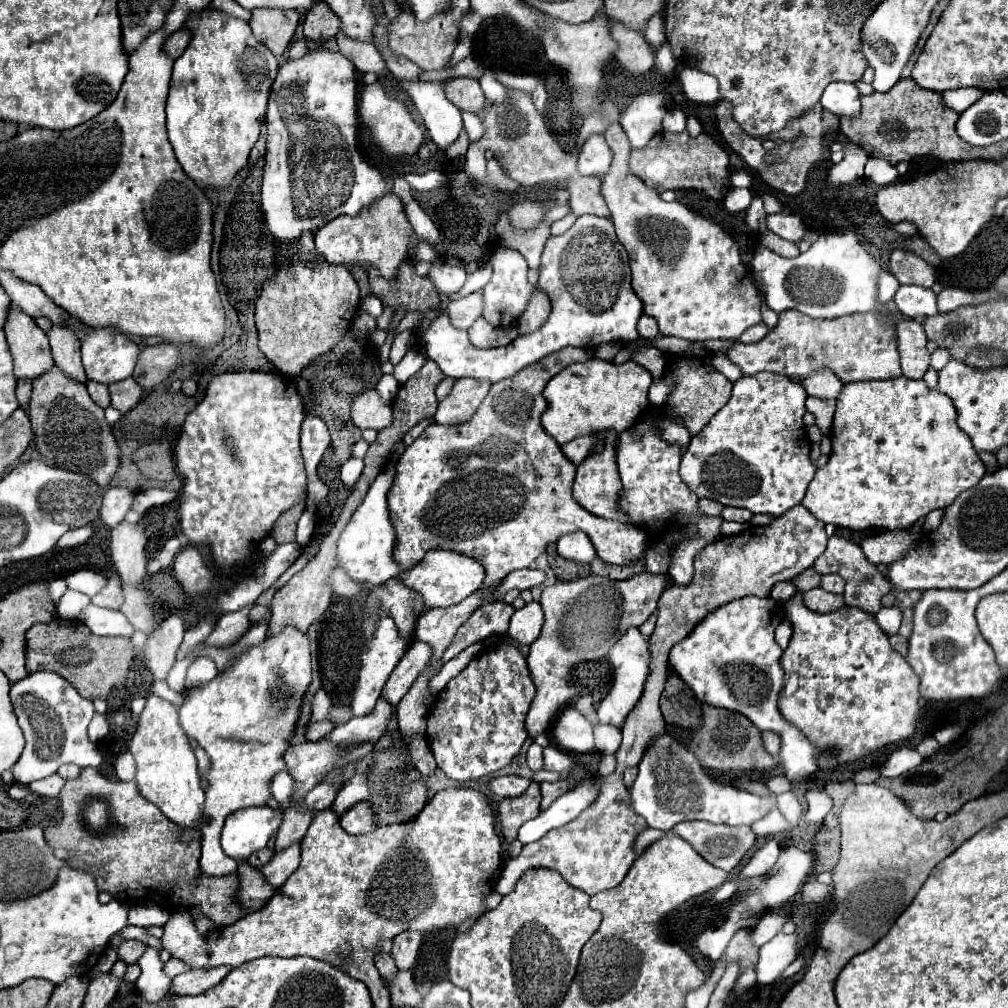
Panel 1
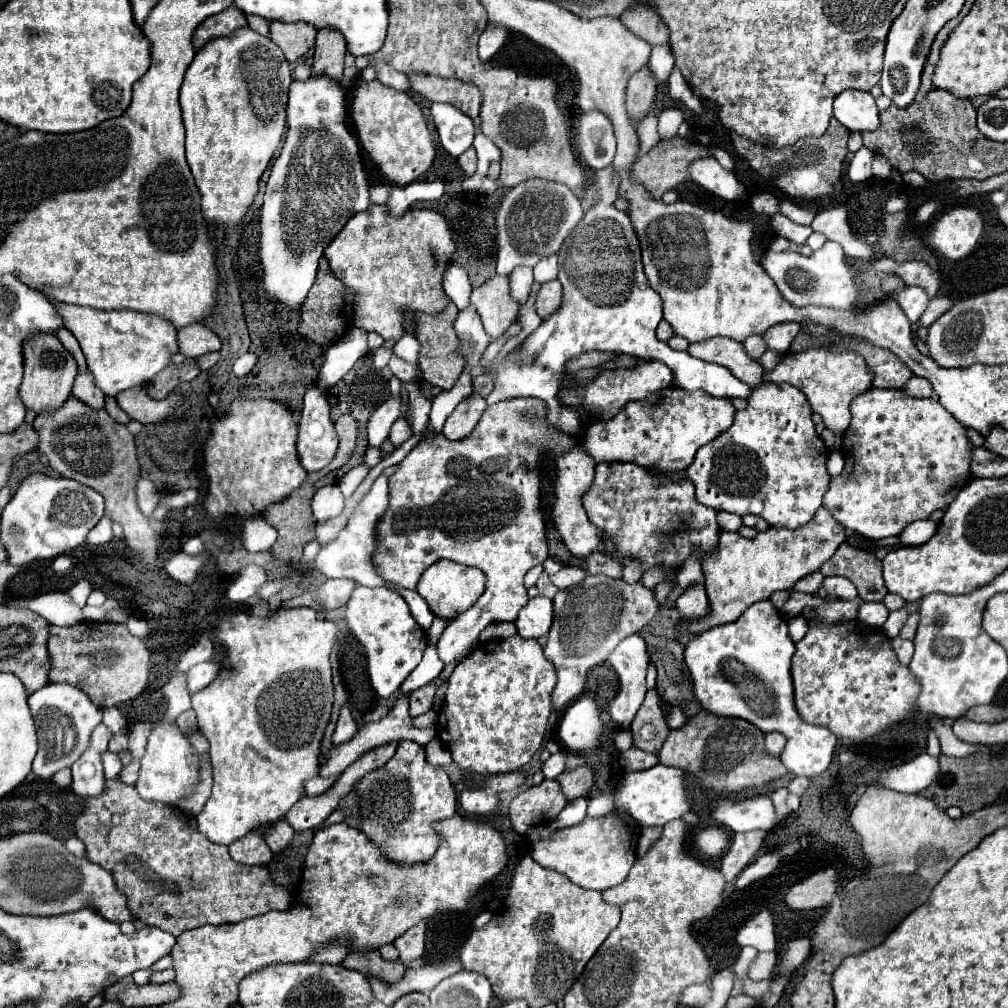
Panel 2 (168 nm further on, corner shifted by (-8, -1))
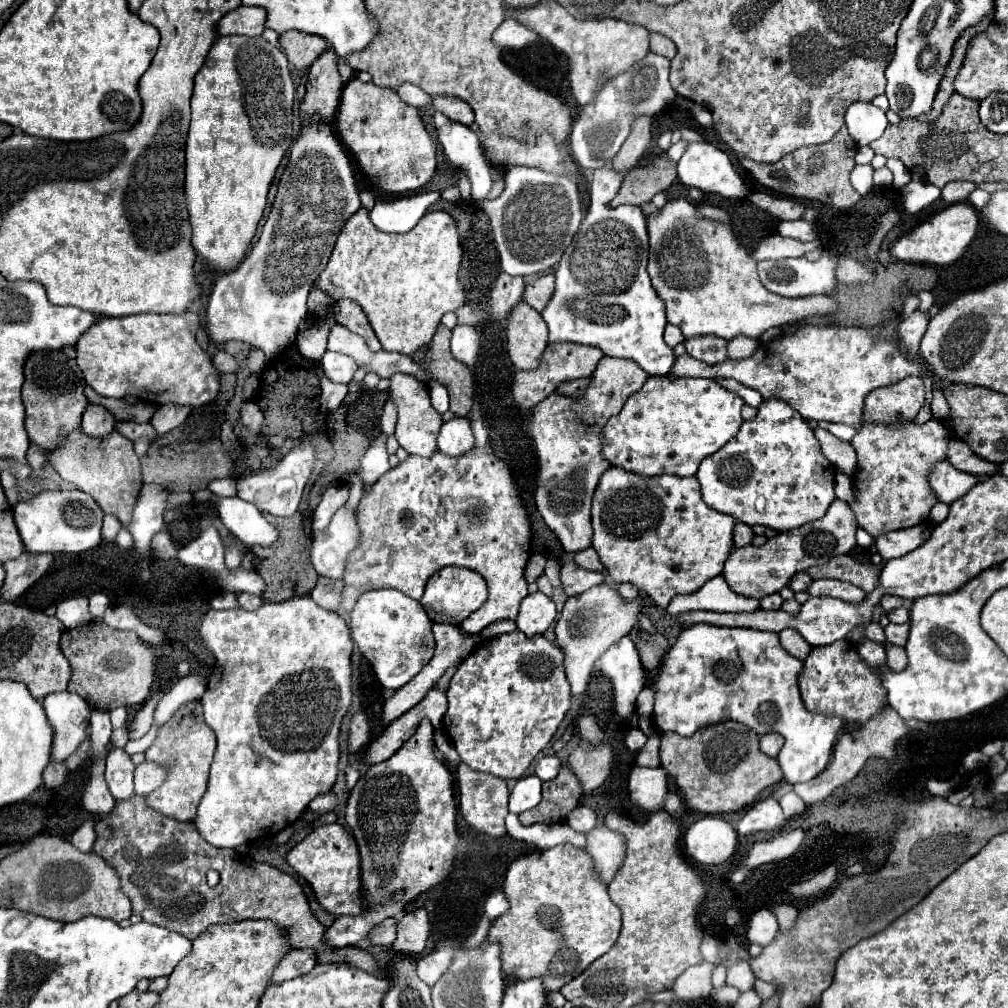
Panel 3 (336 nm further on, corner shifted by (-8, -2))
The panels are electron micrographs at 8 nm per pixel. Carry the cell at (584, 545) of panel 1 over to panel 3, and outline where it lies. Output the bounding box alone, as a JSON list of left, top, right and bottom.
[528,356,648,552]

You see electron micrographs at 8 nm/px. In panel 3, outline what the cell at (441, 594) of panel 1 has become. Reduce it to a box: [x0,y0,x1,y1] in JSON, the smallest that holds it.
[422,566,488,624]

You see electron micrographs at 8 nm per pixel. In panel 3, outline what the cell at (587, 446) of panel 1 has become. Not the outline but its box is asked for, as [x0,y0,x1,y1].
[602,376,744,476]

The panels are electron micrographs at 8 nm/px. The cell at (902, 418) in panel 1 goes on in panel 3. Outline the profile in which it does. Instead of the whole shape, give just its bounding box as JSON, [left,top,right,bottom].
[850,420,950,538]

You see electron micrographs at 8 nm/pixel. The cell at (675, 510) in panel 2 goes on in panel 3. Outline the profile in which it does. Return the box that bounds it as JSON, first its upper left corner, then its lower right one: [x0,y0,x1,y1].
[592,466,736,610]

